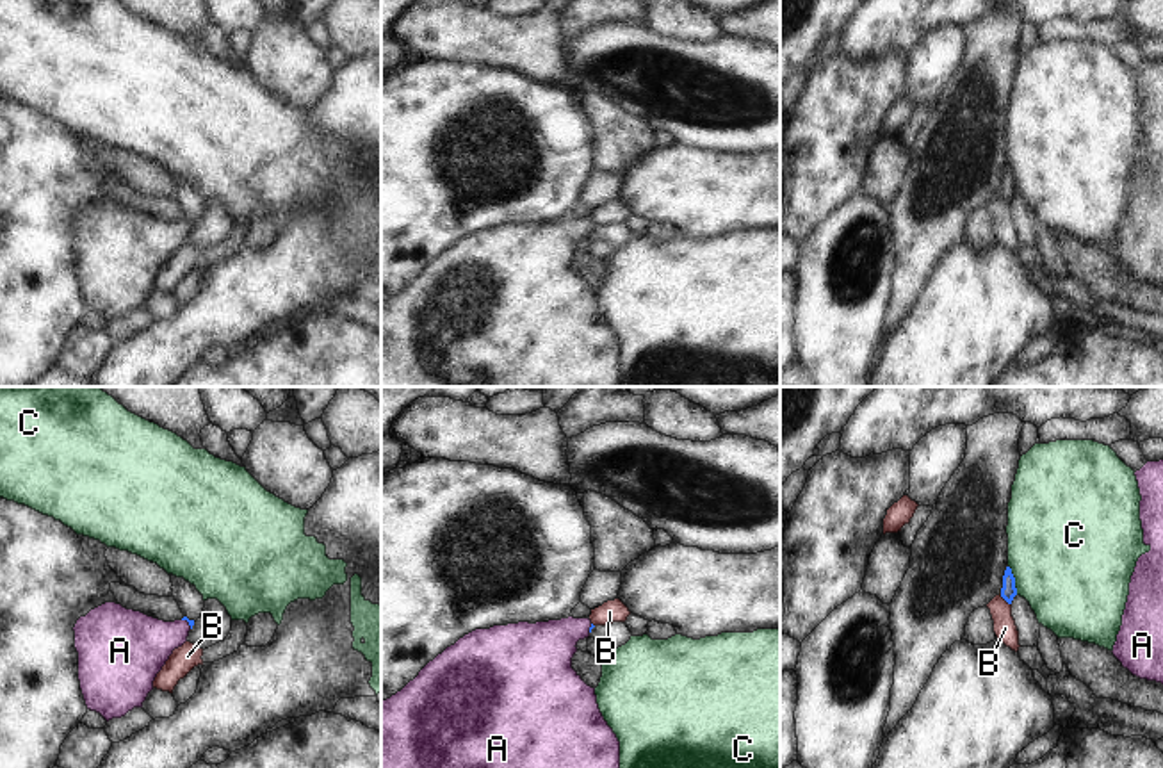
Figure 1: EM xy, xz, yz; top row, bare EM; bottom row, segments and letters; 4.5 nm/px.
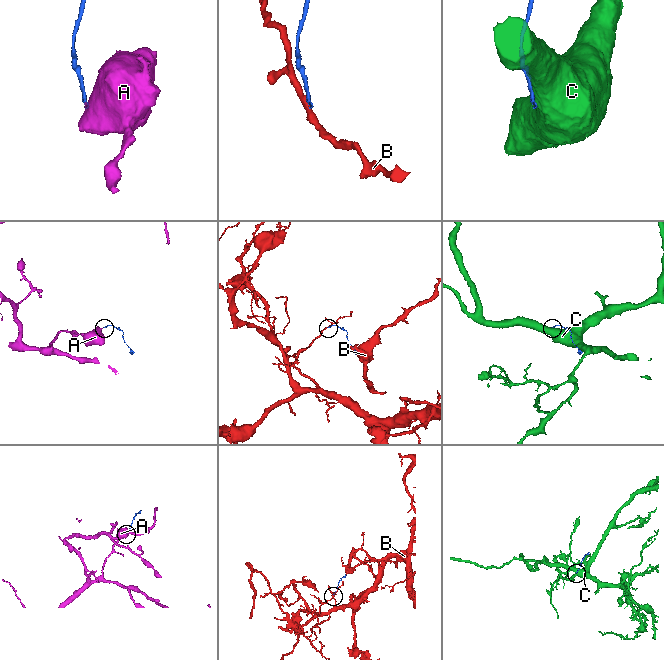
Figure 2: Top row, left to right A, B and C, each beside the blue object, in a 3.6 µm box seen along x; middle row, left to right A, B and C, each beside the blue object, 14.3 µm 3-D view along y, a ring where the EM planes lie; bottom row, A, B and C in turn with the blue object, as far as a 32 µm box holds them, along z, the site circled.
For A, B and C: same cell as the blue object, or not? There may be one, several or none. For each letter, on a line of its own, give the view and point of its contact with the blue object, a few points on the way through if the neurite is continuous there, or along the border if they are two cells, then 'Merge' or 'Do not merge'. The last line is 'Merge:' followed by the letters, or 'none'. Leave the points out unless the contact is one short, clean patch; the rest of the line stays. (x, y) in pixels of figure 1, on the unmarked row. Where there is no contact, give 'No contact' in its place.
A: Touches blue at xy (187, 221). Path across: xy (191, 223), (187, 221), (173, 236), (139, 246). Merge
B: Touches blue at yz (1005, 200). Boundary: yz (1000, 195), (1010, 205). Do not merge
C: Touches blue at yz (1014, 180). Boundary: yz (1008, 166), (1017, 195). Do not merge
Merge: A

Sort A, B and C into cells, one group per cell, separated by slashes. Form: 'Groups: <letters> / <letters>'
Groups: A / B / C

